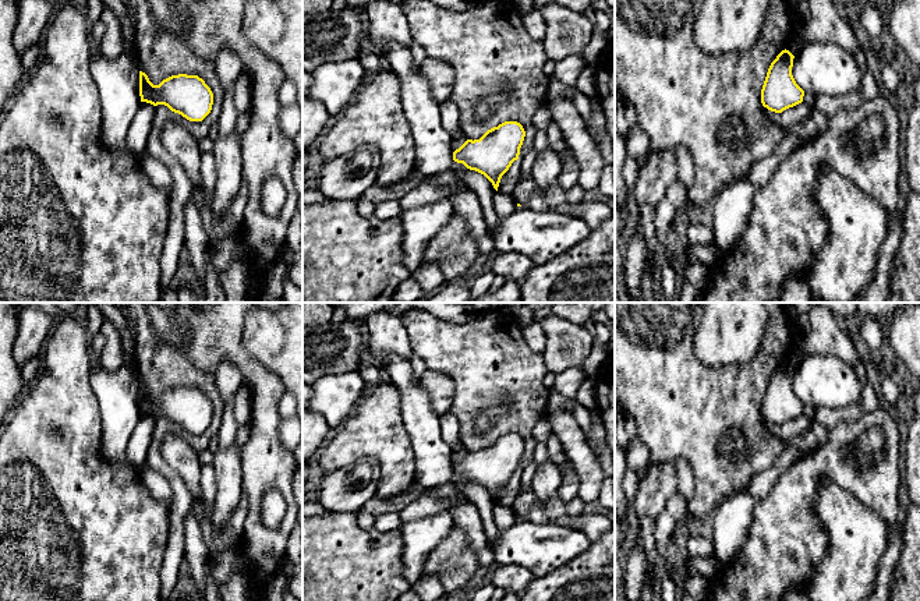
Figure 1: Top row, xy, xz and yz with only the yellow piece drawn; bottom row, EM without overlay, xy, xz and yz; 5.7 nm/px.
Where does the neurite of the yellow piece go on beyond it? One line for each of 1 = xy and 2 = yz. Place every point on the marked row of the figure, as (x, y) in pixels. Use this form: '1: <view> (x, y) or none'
1: none
2: none

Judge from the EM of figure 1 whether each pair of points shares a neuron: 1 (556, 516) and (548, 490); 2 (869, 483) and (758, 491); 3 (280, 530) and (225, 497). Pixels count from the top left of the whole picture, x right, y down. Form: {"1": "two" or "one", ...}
{"1": "two", "2": "two", "3": "two"}

